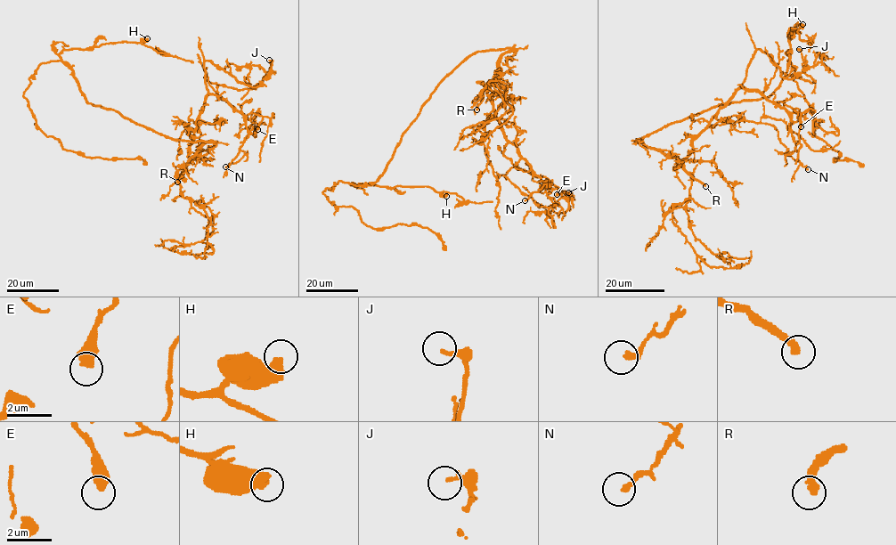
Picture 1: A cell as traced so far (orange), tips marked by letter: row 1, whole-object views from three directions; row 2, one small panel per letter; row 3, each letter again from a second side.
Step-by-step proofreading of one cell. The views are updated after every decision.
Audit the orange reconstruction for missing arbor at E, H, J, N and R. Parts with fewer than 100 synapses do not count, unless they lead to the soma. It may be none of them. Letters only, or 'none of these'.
R

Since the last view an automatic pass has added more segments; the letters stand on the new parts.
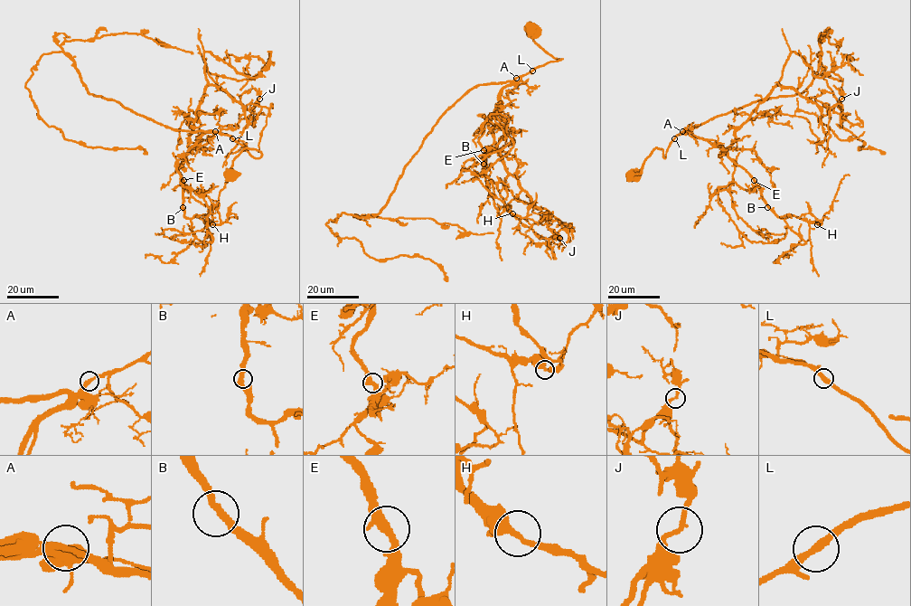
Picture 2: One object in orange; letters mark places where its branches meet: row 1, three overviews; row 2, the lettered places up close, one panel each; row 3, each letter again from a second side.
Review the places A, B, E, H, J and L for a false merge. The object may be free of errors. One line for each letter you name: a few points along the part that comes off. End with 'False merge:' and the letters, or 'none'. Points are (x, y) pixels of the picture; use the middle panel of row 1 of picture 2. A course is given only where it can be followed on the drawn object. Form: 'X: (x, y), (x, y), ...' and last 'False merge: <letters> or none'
False merge: none

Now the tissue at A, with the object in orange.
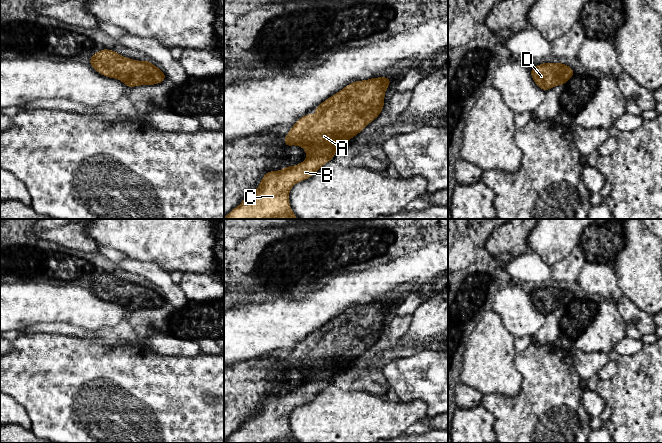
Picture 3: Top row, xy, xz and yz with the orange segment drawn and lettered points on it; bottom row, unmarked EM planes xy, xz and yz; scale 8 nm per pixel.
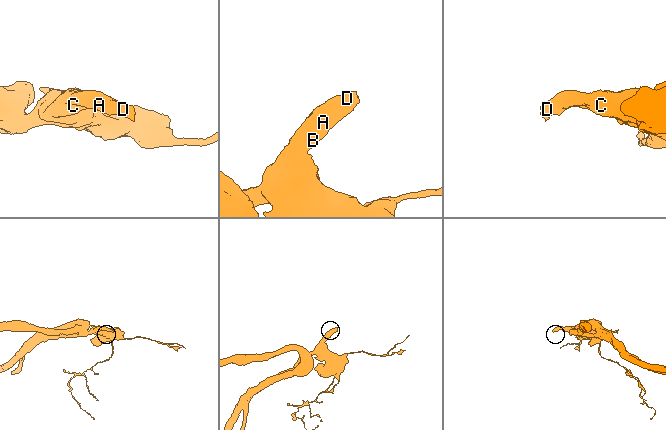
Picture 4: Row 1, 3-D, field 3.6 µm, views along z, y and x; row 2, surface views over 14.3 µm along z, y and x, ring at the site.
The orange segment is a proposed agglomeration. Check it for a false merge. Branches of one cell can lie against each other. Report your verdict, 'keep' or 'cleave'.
keep

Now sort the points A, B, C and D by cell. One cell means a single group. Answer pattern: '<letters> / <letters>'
A B C D

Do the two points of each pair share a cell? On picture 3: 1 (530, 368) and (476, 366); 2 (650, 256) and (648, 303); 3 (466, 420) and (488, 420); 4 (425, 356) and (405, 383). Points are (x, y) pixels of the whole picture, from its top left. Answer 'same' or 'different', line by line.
1: different
2: same
3: same
4: same

